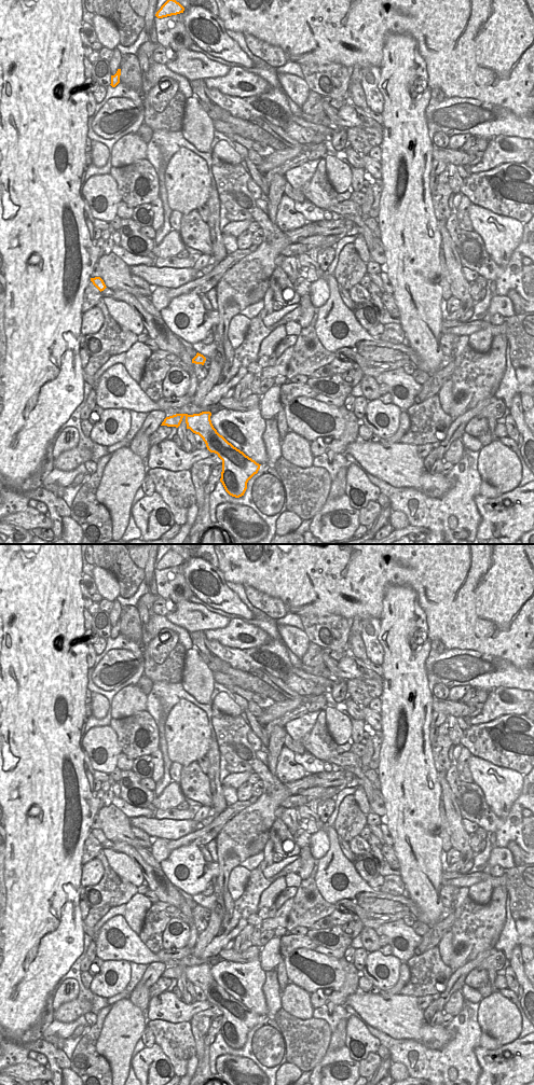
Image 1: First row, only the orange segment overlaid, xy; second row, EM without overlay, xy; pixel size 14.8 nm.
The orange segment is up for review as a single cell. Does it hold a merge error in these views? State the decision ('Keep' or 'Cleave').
Keep.

